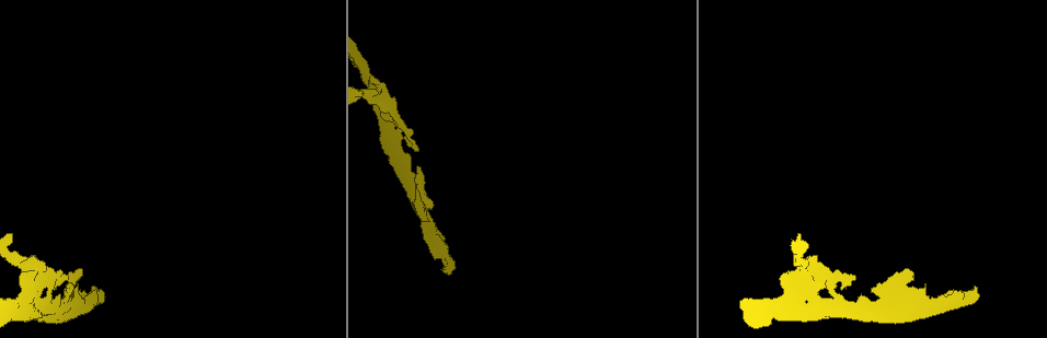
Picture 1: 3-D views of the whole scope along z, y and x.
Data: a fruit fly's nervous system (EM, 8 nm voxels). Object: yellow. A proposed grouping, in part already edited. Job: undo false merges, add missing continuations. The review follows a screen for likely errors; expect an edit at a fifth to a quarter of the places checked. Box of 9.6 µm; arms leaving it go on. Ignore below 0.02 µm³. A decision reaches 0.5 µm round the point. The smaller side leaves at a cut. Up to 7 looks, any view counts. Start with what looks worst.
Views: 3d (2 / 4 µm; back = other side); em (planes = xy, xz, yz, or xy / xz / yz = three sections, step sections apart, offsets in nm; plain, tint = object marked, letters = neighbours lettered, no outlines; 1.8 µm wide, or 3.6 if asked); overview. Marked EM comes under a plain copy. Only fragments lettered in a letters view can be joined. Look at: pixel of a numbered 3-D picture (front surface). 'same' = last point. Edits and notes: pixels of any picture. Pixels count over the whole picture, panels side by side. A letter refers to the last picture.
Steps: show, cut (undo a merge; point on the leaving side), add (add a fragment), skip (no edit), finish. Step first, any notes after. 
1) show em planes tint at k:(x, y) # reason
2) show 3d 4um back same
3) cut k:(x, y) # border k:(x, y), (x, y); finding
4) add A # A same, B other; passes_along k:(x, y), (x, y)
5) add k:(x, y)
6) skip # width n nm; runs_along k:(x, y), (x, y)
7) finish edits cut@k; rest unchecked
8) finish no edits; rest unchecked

show 3d 4um at 1:(93, 286) # free end

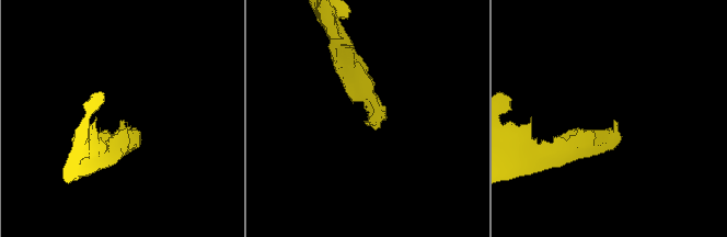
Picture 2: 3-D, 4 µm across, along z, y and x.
show em yz step 16 letters at 2:(119, 122)

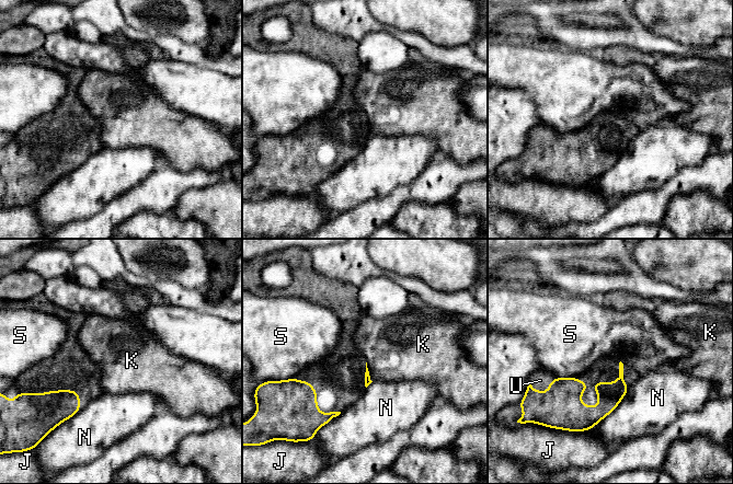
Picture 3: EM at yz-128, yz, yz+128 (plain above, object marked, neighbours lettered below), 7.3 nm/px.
add U # J other, K other, N other, S other, U same; passes_along 3:(609, 394), (622, 376), (630, 377); it goes on there

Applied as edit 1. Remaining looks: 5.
show overview

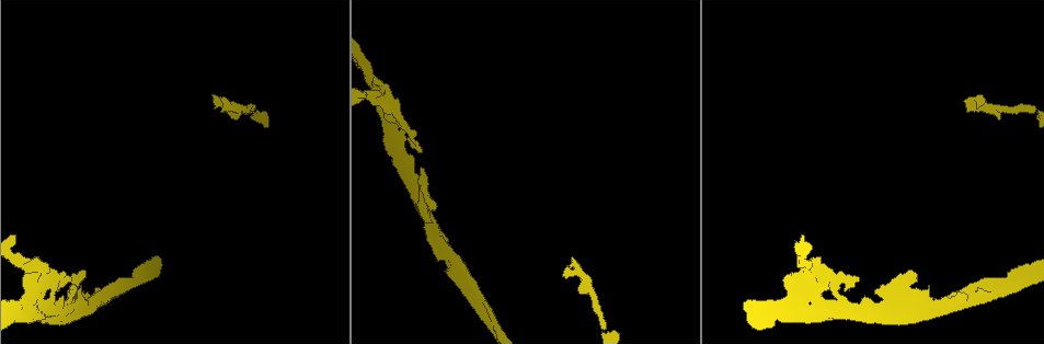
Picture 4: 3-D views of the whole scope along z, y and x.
show em xz step 8 letters at 4:(1032, 112) # branch stops here

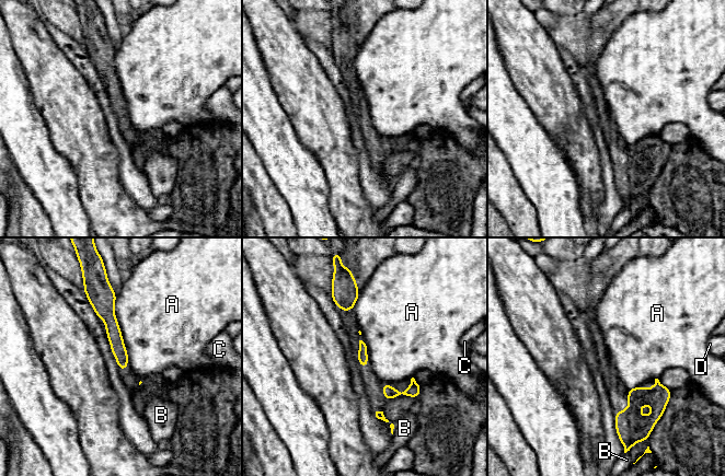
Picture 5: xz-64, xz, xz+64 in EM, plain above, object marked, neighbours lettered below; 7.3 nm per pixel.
skip # longest_contact A 360 nm; A other, B other, C other, D other; no lettered fragment goes on from it

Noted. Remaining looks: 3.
show 3d 4um at 4:(564, 274) # free end

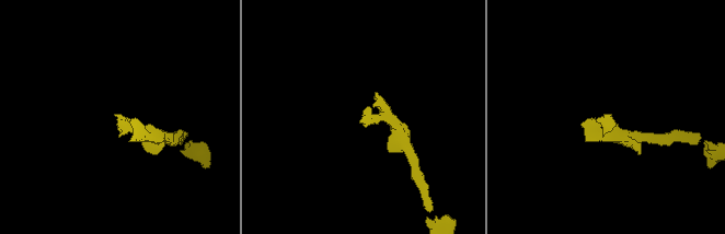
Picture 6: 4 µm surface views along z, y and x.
show em planes tint at 6:(362, 121)

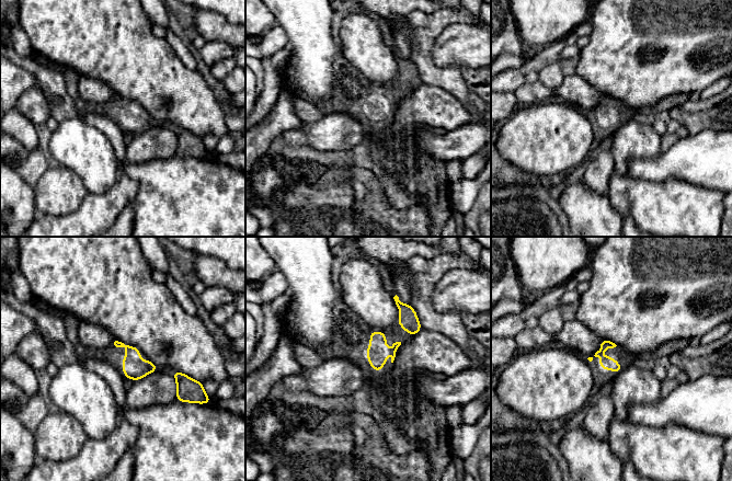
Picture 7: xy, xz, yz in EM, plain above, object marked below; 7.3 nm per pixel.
show em planes letters same

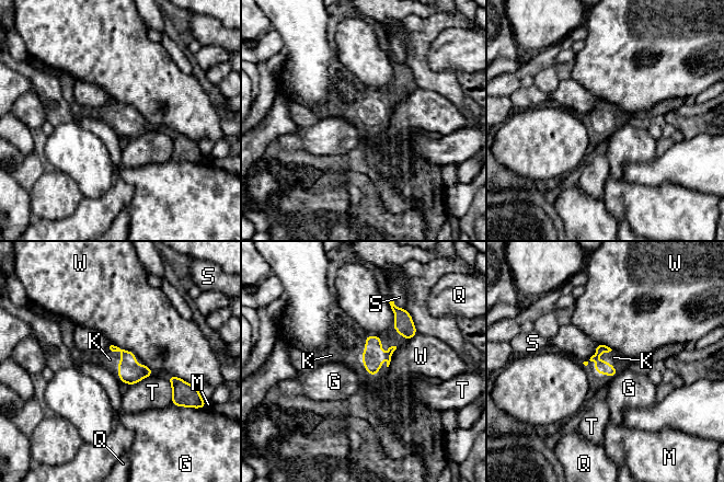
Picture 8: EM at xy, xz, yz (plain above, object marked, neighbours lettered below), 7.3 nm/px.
add K # G other, K same, M other, Q other, S other, T other, W other; passes_along 8:(127, 370), (121, 358), (110, 359); it goes on there

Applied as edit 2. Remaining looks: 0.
finish edits add@3, add@8; rest unchecked

